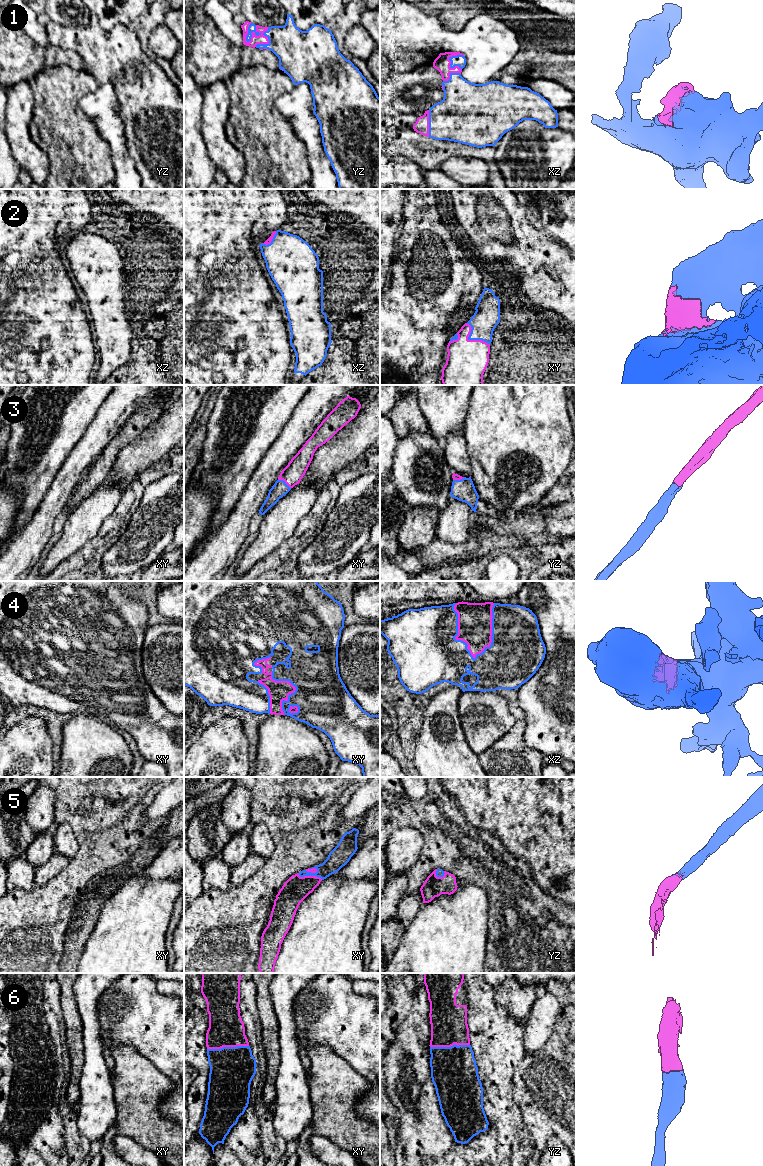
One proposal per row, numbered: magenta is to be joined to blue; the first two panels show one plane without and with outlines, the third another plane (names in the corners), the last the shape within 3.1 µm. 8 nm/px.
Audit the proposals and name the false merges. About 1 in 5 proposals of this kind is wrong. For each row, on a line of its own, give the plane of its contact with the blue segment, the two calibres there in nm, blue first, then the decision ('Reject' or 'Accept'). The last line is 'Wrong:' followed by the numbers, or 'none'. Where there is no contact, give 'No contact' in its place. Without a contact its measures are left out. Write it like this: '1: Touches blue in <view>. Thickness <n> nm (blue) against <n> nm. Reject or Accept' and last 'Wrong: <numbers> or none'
1: Touches blue in yz. Thickness 60 nm (blue) against 80 nm. Accept
2: Touches blue in xy. Thickness 200 nm (blue) against 320 nm. Accept
3: Touches blue in xy. Thickness 120 nm (blue) against 160 nm. Accept
4: Touches blue in xz. Thickness 440 nm (blue) against 280 nm. Accept
5: Touches blue in xy. Thickness 150 nm (blue) against 200 nm. Accept
6: Touches blue in xy. Thickness 360 nm (blue) against 280 nm. Accept
Wrong: none

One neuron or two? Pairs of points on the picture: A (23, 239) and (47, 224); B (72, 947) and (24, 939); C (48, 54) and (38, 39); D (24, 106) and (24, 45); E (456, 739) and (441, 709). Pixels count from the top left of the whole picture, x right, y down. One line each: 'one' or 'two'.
A: two
B: one
C: two
D: two
E: one

